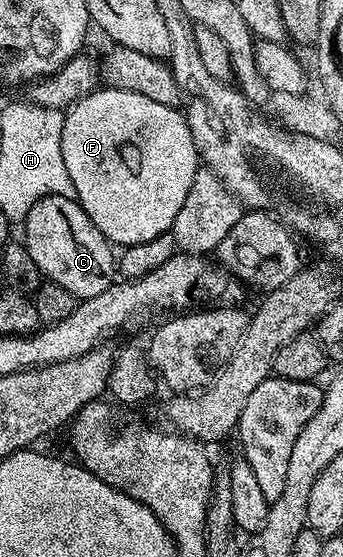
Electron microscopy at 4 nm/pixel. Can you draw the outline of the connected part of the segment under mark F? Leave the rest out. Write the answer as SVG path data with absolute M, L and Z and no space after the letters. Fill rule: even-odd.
M107 87L93 89L64 113L62 159L66 159L66 171L74 183L75 200L90 215L94 227L116 247L146 243L169 232L198 168L188 118L179 108L154 103L154 99L134 91Z

